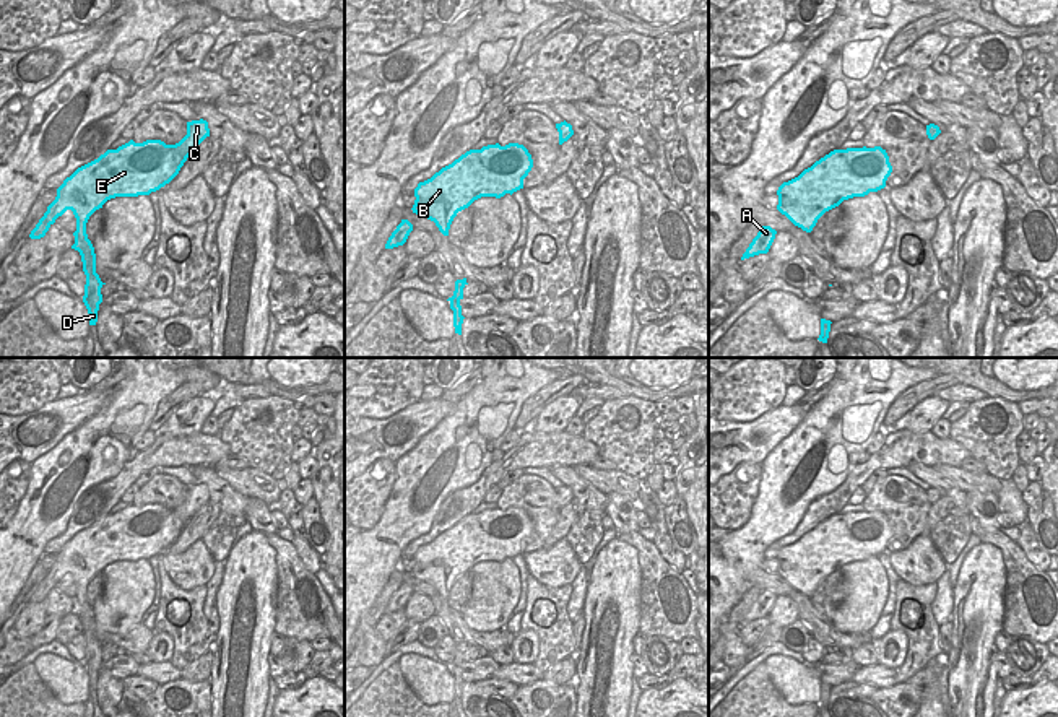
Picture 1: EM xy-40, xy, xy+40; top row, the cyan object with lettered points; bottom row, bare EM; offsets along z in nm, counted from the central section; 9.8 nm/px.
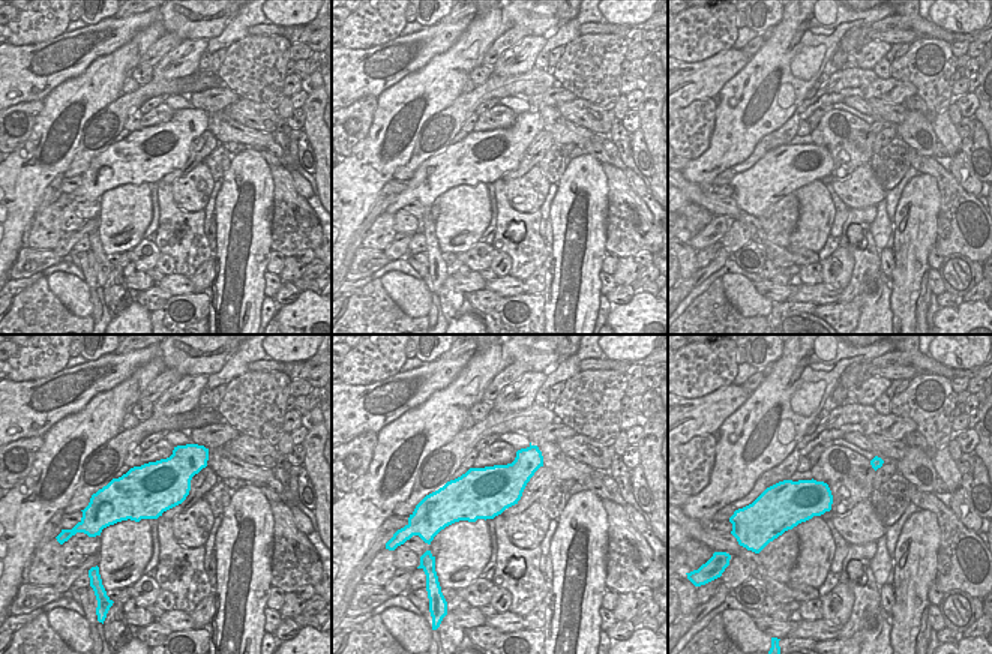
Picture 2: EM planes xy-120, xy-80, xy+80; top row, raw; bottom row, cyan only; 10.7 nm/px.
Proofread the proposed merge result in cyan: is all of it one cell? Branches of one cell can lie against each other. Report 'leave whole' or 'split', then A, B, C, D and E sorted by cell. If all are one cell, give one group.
leave whole | A B C D E

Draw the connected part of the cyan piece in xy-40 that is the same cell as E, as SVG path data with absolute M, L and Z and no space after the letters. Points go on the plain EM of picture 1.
M200 483L187 486L187 499L176 509L166 509L161 504L143 507L130 504L78 532L57 553L55 564L47 571L29 602L44 602L59 580L67 574L73 576L76 595L72 613L80 616L86 639L83 667L89 678L89 689L98 686L102 667L101 652L106 649L96 637L96 618L86 598L89 580L111 563L150 559L169 548L206 501L210 501L208 486Z

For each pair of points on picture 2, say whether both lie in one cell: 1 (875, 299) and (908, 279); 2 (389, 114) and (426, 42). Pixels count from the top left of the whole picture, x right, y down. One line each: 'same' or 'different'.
1: different
2: different

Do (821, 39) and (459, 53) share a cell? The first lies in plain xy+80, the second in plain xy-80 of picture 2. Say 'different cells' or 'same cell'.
same cell

